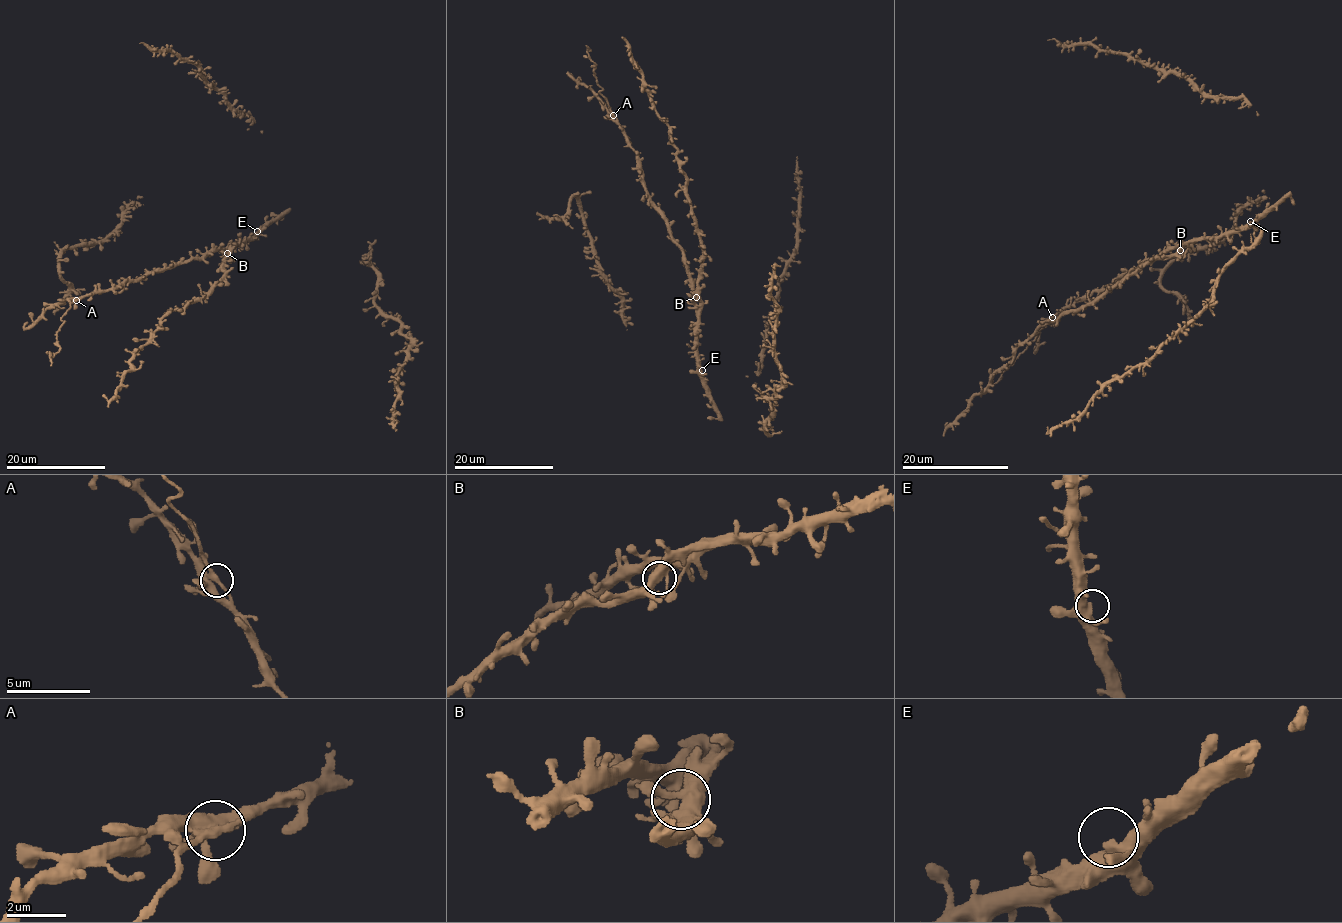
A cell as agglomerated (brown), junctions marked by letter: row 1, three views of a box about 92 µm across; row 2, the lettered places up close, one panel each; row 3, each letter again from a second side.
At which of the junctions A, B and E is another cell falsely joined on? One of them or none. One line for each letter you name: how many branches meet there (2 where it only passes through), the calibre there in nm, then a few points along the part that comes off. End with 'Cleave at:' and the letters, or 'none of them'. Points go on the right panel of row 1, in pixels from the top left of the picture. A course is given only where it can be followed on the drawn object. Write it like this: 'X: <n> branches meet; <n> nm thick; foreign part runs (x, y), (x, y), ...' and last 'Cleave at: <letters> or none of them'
A: 4 branches meet; 280 nm thick; foreign part runs (1052, 317), (987, 393)
Cleave at: A

